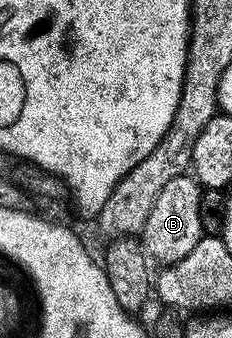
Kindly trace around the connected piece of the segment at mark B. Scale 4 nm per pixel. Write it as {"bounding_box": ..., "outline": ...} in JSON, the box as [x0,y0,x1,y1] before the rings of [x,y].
{"bounding_box":[140,173,203,264],"outline":[[[185,173],[176,176],[176,180],[168,180],[160,196],[156,196],[156,204],[152,204],[152,212],[148,212],[148,220],[140,235],[142,249],[155,263],[169,264],[184,260],[184,256],[188,256],[188,252],[192,252],[192,248],[196,248],[203,238],[200,224],[202,192],[203,187],[189,173]]]}

